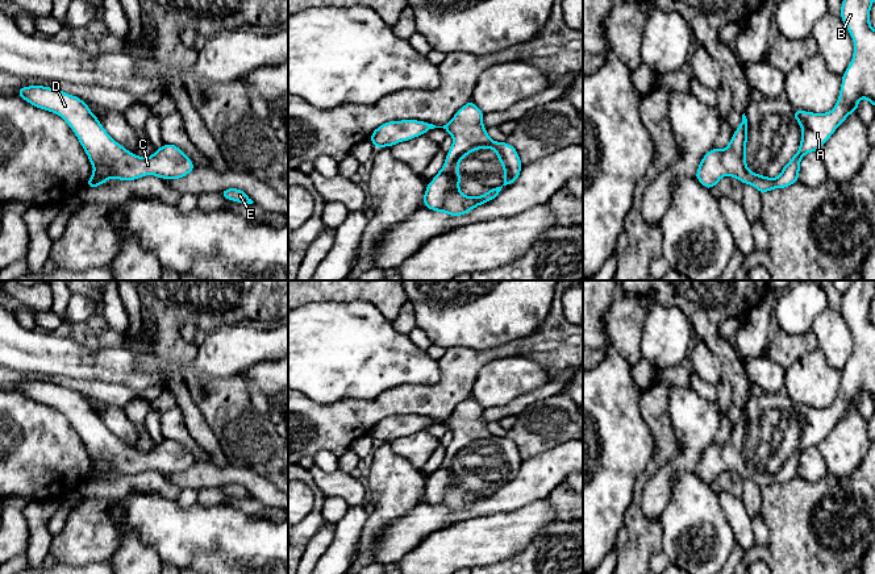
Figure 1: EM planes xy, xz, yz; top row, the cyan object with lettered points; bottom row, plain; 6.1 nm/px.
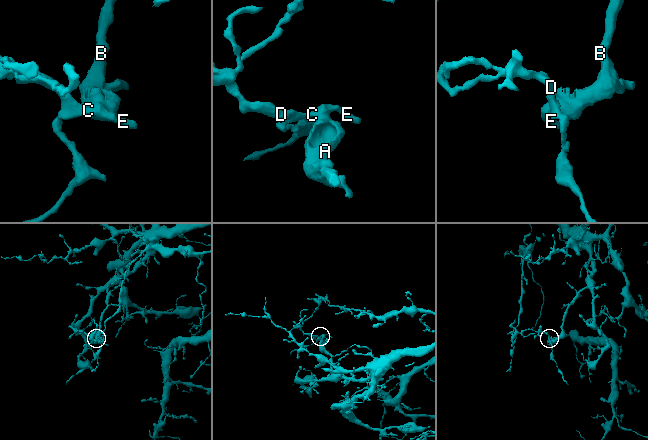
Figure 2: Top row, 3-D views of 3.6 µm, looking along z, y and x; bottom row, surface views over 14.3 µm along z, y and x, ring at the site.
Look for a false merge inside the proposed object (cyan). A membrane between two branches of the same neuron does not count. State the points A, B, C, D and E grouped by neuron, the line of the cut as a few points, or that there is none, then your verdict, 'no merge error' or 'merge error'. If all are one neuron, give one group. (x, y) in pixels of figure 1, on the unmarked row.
A B C D E; no cut; no merge error

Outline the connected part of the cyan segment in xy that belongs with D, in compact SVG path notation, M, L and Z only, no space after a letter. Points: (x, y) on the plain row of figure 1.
M29 380L18 383L18 391L32 400L59 409L72 424L93 461L86 482L99 482L111 473L136 475L145 470L180 474L193 463L182 444L164 438L151 452L138 452L116 437L103 423L86 396L63 386Z

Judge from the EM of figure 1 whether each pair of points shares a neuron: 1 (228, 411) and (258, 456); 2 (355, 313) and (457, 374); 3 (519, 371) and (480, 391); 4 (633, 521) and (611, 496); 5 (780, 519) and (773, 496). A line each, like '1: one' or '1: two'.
1: one
2: two
3: one
4: two
5: one

